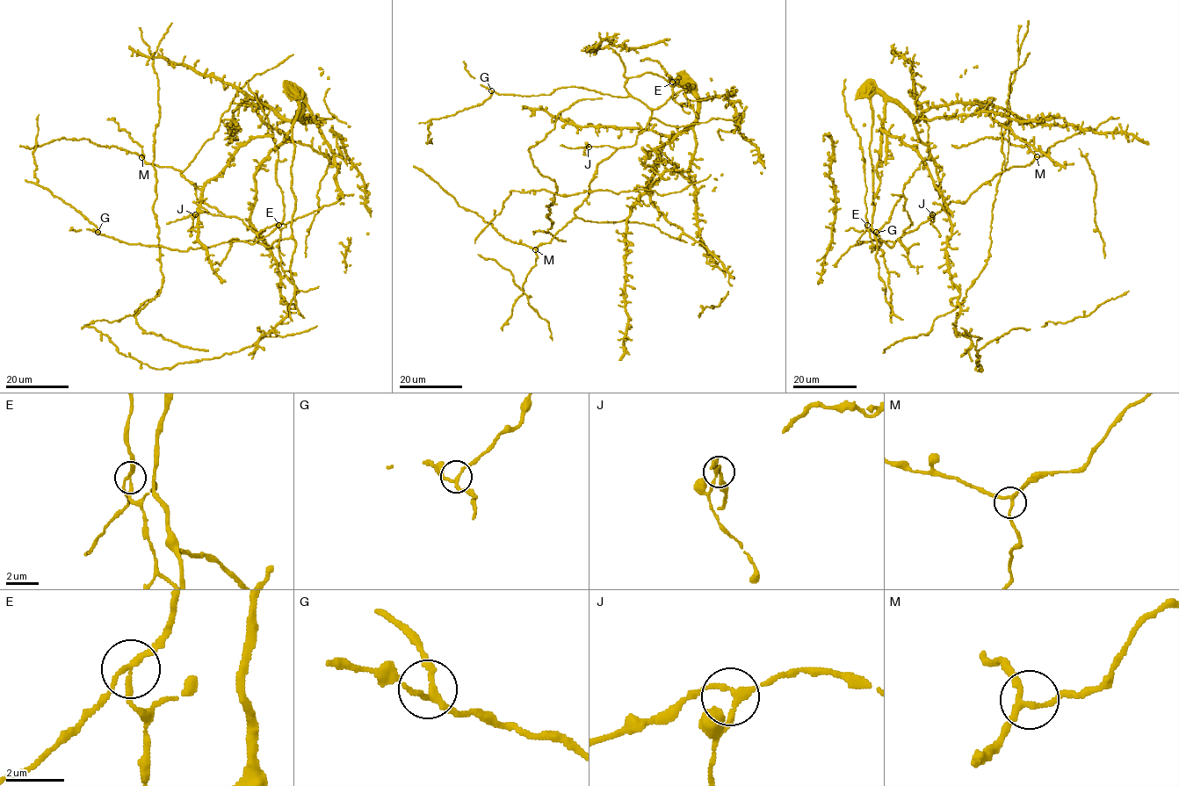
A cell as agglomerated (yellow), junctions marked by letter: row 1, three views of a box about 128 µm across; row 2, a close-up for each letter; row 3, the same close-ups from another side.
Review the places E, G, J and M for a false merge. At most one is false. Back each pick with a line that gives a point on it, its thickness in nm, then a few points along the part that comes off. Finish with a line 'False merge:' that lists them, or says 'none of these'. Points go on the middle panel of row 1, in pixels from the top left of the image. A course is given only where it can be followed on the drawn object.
E: place (672, 82); calibre 170 nm; course (673, 82), (673, 97), (677, 104), (687, 103), (690, 105), (682, 105), (686, 106)
False merge: E

